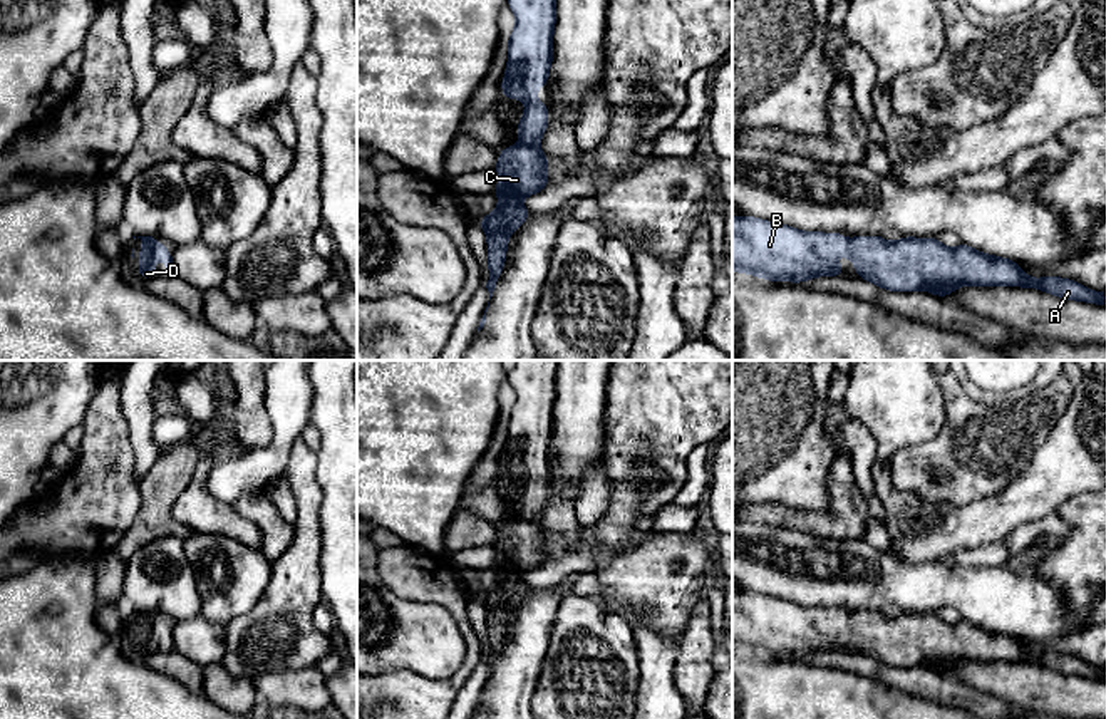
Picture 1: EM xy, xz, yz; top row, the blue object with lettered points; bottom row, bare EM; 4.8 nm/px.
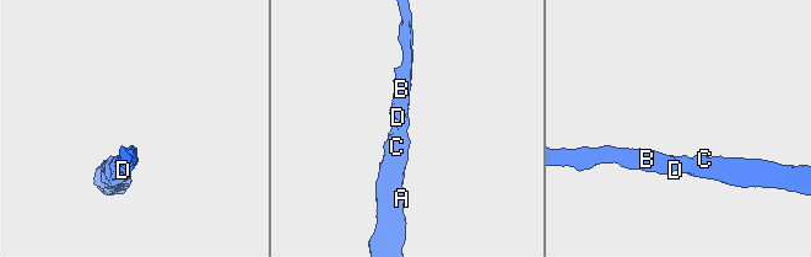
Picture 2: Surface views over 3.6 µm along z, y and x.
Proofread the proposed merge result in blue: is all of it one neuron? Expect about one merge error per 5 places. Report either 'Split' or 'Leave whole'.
Leave whole

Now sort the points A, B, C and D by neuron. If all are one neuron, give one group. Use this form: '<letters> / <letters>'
A B C D

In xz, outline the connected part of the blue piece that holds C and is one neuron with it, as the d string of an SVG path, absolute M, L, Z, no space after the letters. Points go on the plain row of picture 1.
M516 360L506 379L516 391L508 416L508 444L501 458L506 474L526 476L518 498L519 518L499 526L493 543L501 556L491 566L501 573L498 583L478 600L488 612L489 675L506 637L506 620L513 605L533 592L521 582L525 572L548 561L548 533L540 526L540 513L548 504L548 481L538 476L536 464L548 459L553 434L558 360Z

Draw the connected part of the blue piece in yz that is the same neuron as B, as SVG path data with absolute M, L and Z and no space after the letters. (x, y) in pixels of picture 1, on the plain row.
M732 592L732 645L766 654L769 657L803 659L814 652L845 652L843 640L835 639L836 628L846 630L858 644L856 652L890 667L927 665L947 672L964 660L974 662L1026 662L1037 664L1066 675L1106 680L1106 667L1093 667L1084 660L1057 652L1031 654L1019 639L977 627L964 618L945 623L938 613L910 613L890 618L880 610L855 612L850 617L841 608L808 608L786 600L769 598L752 592Z

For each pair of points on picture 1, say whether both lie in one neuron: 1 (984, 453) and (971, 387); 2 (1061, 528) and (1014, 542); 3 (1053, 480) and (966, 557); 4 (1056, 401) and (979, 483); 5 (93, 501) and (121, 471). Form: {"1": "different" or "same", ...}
{"1": "different", "2": "same", "3": "different", "4": "same", "5": "same"}

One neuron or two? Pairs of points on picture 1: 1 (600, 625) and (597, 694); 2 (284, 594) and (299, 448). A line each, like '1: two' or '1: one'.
1: one
2: one

